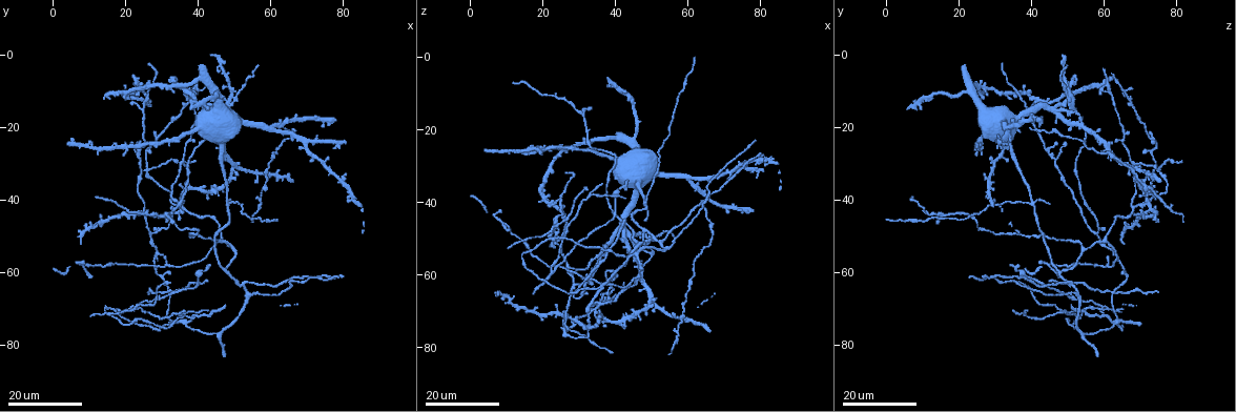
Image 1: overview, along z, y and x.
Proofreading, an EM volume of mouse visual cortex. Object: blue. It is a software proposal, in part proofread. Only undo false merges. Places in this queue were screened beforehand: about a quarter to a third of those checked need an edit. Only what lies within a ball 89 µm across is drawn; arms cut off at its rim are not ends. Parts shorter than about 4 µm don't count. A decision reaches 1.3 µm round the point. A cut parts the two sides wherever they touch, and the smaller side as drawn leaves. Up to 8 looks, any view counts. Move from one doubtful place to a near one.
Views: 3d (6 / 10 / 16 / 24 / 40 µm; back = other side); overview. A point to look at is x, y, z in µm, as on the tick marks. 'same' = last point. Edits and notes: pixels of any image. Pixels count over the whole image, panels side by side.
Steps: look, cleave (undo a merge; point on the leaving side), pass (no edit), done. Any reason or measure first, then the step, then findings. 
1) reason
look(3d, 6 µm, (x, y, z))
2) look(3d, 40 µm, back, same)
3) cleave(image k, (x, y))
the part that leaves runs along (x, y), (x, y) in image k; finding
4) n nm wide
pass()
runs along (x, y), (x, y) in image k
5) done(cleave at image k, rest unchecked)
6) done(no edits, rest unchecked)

looks like a crossing
look(3d, 16 µm, (49.5, 12.5, 50.5))

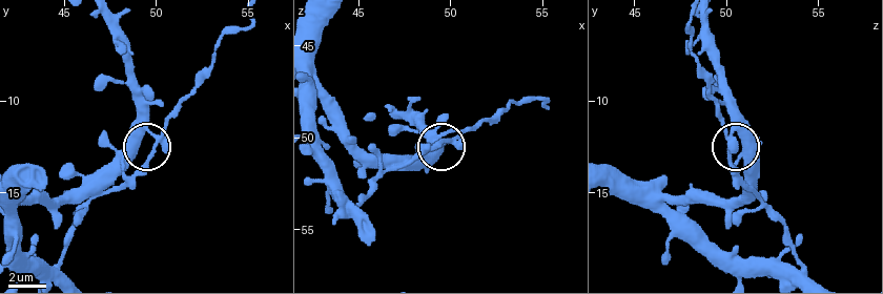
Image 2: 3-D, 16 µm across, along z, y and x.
zoom in
look(3d, 10 µm, (49.9, 11.7, 50.3))

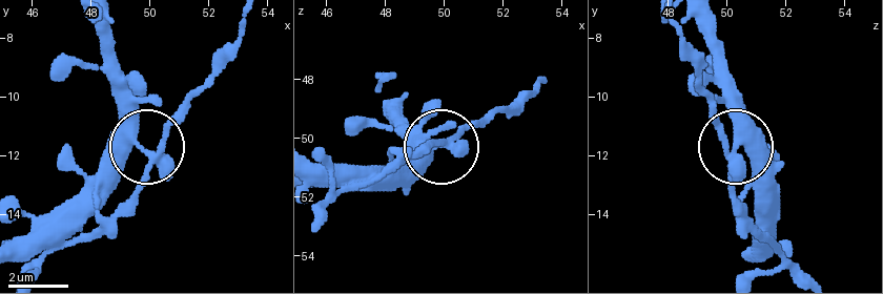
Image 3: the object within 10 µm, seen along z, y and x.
other side
look(3d, 10 µm, back, (49.8, 11.9, 50.2))

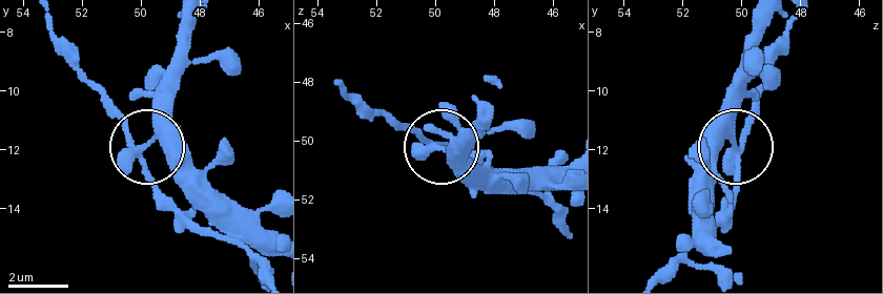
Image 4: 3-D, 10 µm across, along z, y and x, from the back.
pass()
one cell here

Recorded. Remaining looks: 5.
two arms at a narrow angle
look(3d, 16 µm, (35.5, 29.5, 68.5))

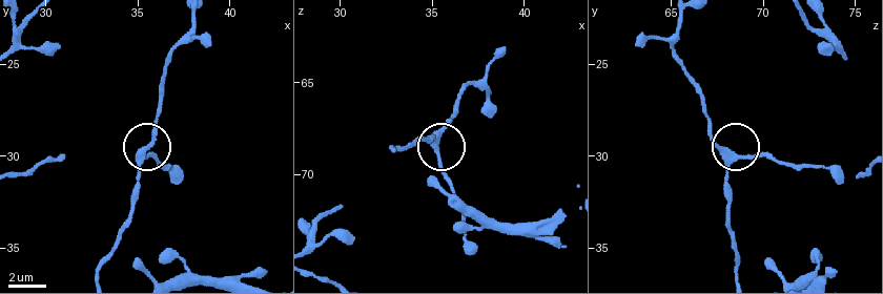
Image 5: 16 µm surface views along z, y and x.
look(3d, 6 µm, (35.2, 30.0, 68.6))

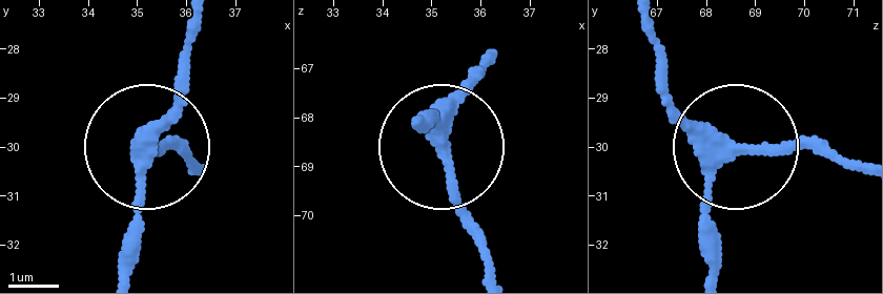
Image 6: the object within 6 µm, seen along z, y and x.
300 nm wide
pass()
runs along (711, 270), (711, 182), (723, 156), (812, 144), (857, 156) in image 6; all the same cell

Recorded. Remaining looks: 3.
a fork
look(3d, 16 µm, (50.0, 54.5, 55.0))

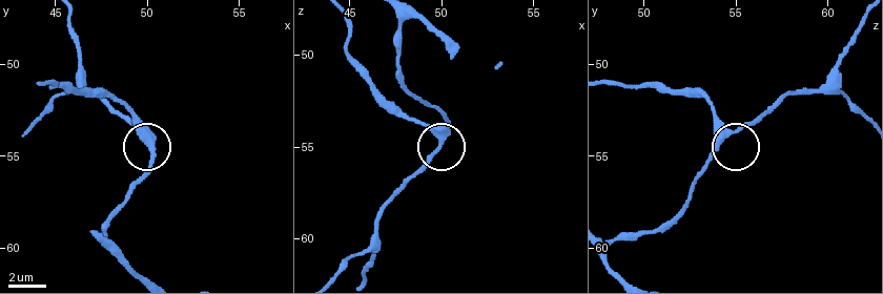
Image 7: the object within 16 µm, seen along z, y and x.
zoom in
look(3d, 10 µm, (50.0, 53.8, 54.6))

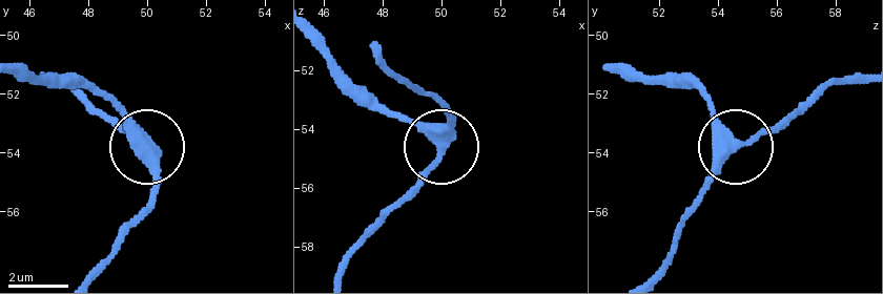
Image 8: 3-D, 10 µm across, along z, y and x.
pass()
runs along (377, 54), (450, 114), (439, 160), (399, 202) in image 8; one cell here

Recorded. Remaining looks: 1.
done(no edits, rest unchecked)

